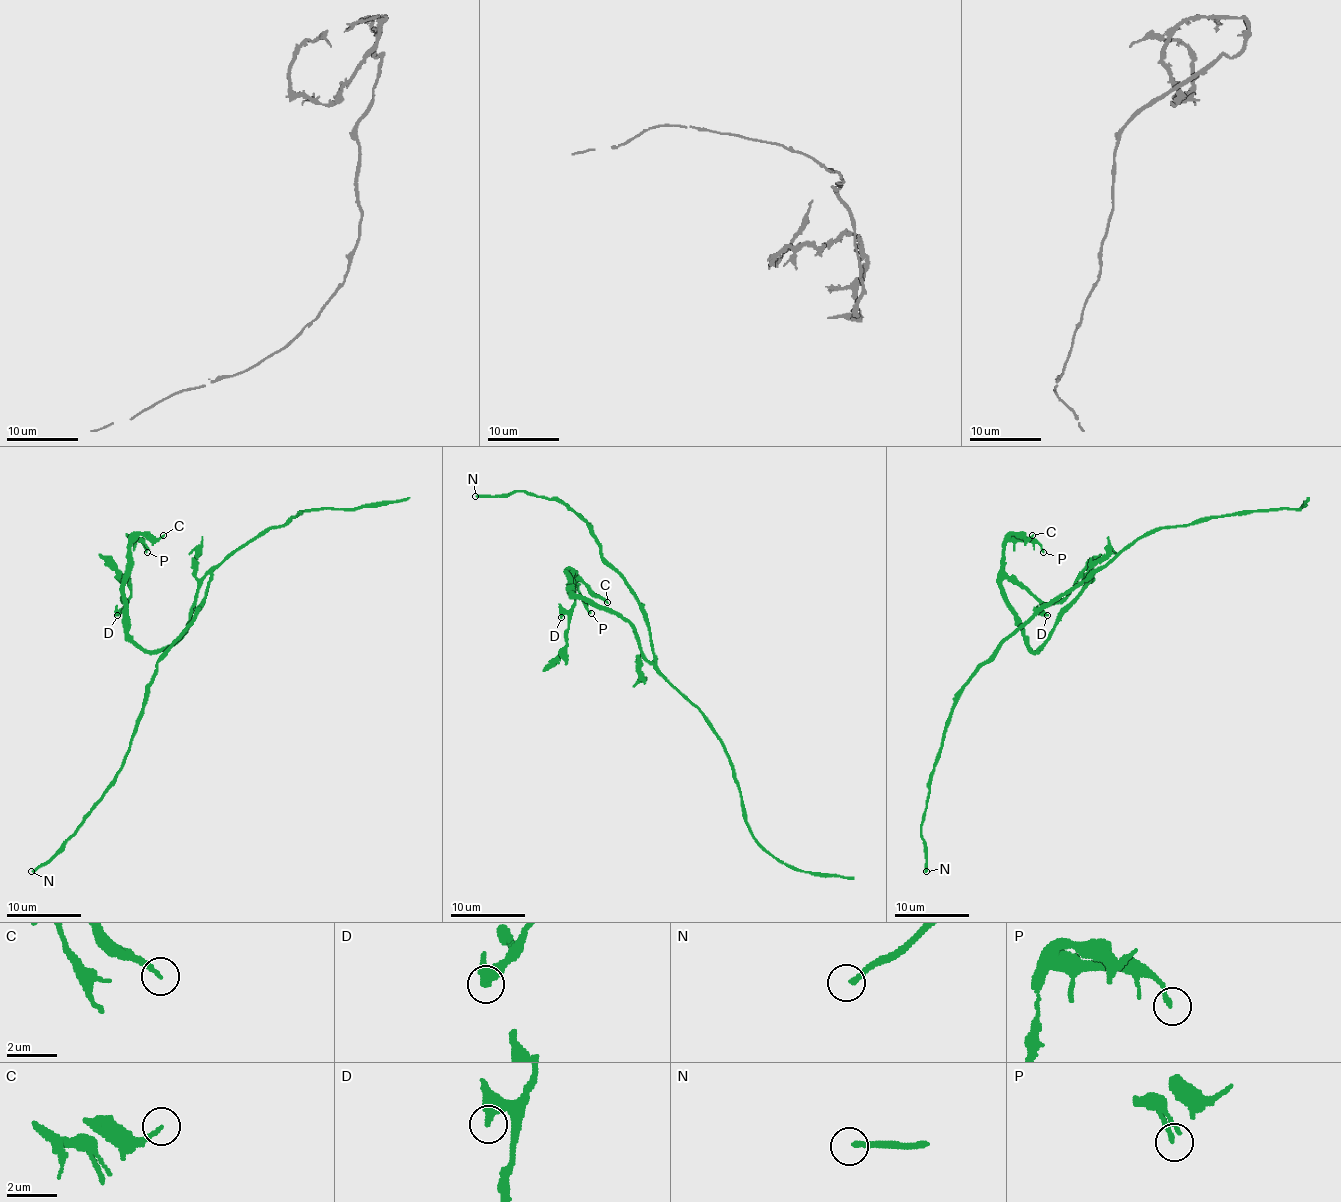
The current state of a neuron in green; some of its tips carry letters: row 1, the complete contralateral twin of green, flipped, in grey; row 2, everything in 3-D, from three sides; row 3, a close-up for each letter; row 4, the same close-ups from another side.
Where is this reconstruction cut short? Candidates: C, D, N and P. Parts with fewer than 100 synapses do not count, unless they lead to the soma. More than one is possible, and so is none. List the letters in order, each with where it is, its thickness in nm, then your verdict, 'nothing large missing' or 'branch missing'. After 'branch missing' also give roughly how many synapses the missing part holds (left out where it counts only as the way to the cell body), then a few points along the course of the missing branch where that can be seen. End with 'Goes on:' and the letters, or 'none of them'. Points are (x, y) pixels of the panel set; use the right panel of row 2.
C: at (1032, 535); 200 nm thick; nothing large missing
D: at (1047, 615); 440 nm thick; nothing large missing
N: at (926, 871); 200 nm thick; nothing large missing
P: at (1043, 552); 180 nm thick; nothing large missing
Goes on: none of them

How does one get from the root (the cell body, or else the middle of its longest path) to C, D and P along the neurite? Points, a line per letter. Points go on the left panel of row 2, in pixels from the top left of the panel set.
C: (206, 594), (208, 574), (191, 622), (169, 645), (143, 650), (132, 639), (128, 546), (139, 535), (163, 535)
D: (206, 594), (208, 574), (188, 628), (156, 650), (143, 650), (128, 633), (128, 578), (130, 598), (117, 615)
P: (206, 594), (208, 574), (188, 628), (165, 646), (143, 650), (128, 633), (124, 570), (132, 540), (147, 552)

